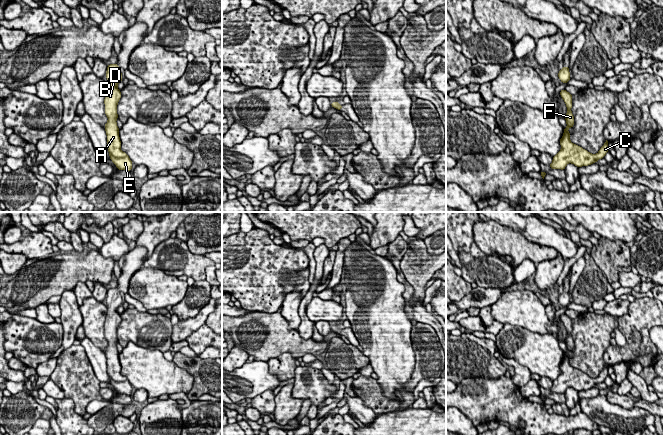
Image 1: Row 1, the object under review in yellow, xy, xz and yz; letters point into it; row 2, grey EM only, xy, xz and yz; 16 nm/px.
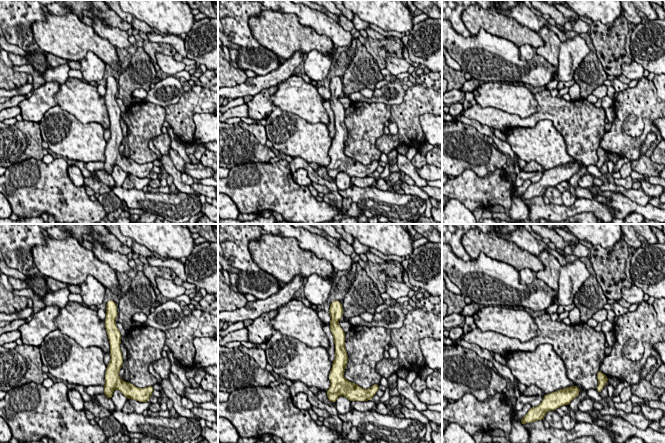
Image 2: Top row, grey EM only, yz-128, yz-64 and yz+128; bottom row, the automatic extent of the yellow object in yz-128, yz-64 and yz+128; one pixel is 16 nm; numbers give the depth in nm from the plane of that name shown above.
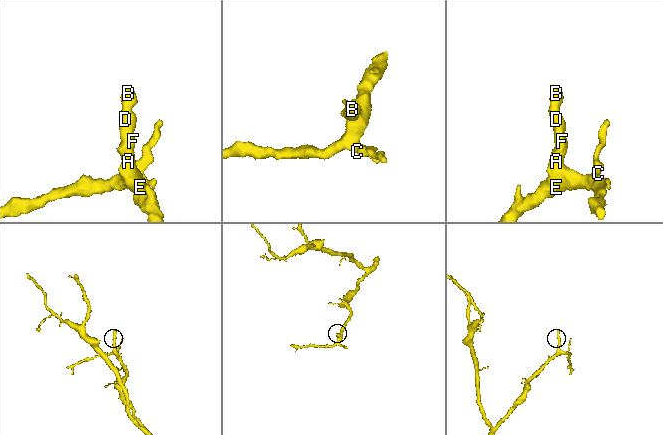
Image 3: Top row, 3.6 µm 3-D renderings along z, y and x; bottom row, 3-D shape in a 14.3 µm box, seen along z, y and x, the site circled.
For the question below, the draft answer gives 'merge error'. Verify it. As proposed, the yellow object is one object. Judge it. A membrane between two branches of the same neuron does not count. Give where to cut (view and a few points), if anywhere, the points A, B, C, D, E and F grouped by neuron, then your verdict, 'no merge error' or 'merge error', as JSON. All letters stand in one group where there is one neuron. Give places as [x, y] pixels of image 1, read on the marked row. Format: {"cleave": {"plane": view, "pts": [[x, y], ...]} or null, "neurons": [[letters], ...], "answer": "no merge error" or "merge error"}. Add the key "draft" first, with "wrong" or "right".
{"draft": "wrong", "cleave": null, "neurons": [["A", "B", "C", "D", "E", "F"]], "answer": "no merge error"}

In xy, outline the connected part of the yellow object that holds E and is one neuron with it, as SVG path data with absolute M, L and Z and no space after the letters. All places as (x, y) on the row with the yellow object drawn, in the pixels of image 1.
M110 64L106 71L107 88L104 99L105 114L108 121L105 124L107 135L107 149L110 159L119 170L130 171L132 169L132 161L129 156L121 150L121 141L119 137L119 128L116 120L118 118L117 105L121 98L121 92L117 88L119 82L122 81L122 73L117 64Z

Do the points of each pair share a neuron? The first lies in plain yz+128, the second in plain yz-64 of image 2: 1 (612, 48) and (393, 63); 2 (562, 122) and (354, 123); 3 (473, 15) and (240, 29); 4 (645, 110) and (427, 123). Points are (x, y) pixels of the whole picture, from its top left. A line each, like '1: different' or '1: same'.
1: different
2: same
3: different
4: different

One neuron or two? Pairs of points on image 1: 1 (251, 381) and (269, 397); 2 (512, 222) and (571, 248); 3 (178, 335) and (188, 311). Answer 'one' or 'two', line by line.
1: two
2: one
3: two

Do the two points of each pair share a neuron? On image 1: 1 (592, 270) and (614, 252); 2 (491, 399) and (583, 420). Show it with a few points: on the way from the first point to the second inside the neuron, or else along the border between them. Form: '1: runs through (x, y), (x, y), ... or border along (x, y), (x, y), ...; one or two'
1: border along (590, 253), (594, 262), (610, 283); two
2: runs through (514, 407), (530, 412), (540, 422), (560, 422); one

